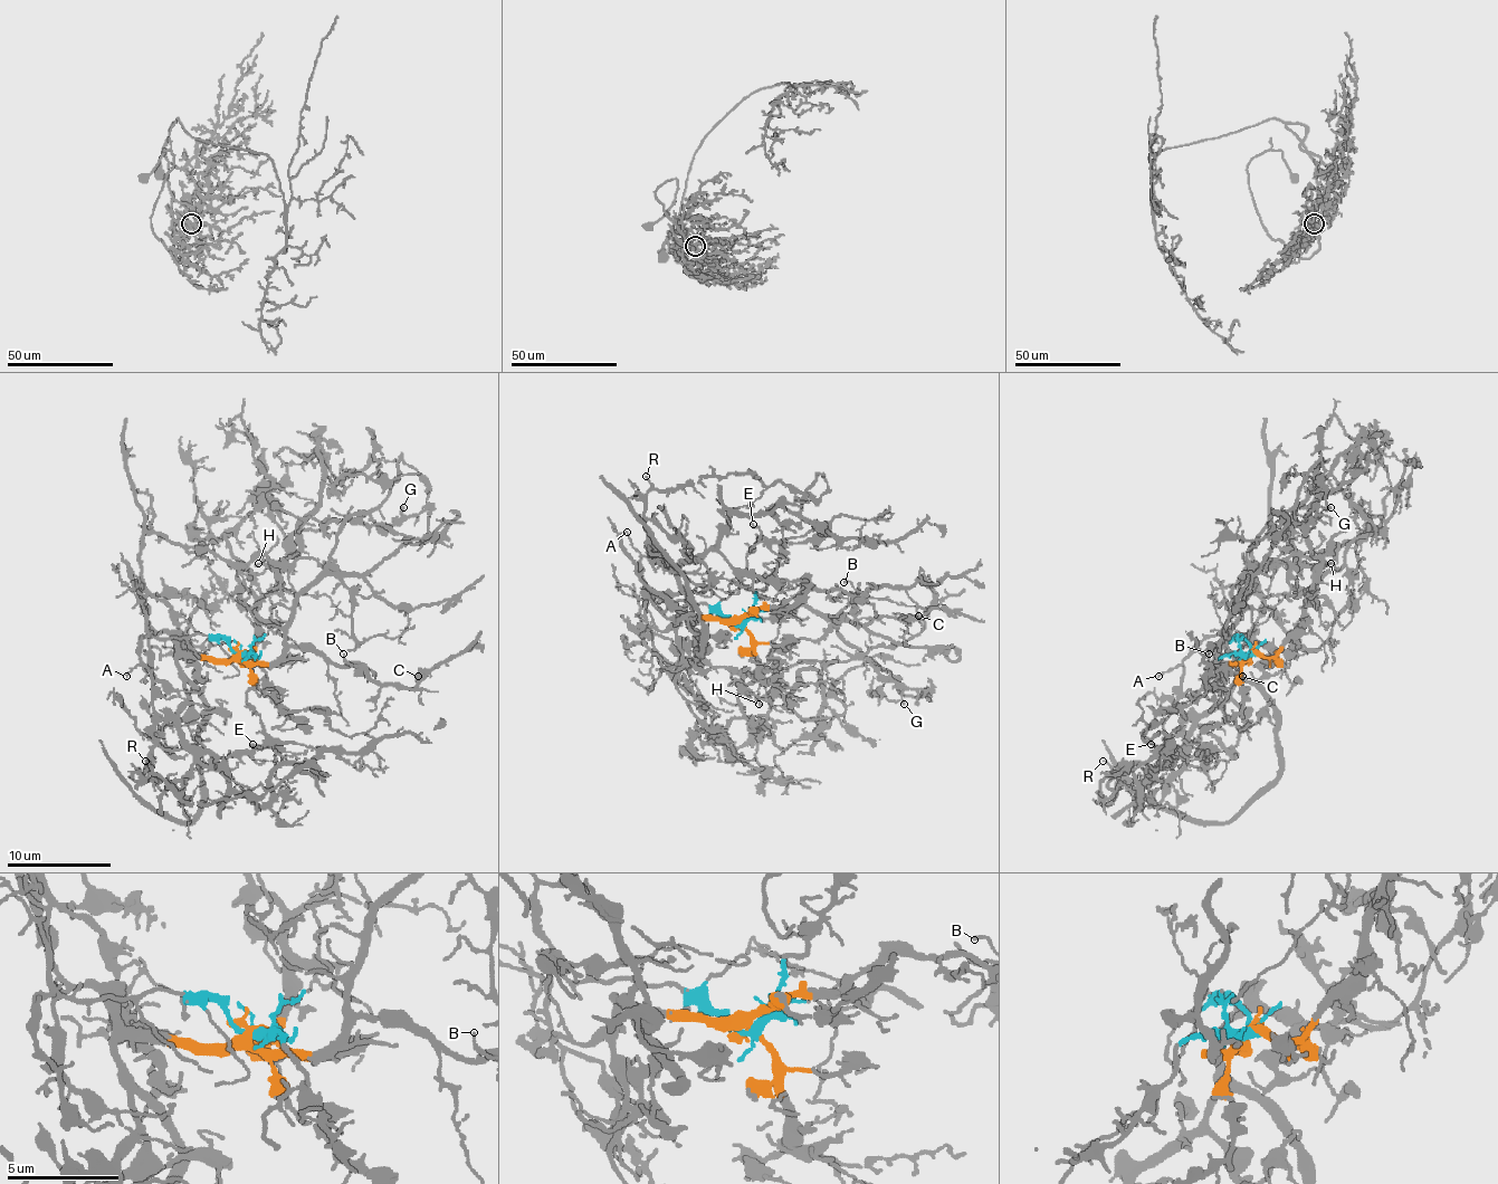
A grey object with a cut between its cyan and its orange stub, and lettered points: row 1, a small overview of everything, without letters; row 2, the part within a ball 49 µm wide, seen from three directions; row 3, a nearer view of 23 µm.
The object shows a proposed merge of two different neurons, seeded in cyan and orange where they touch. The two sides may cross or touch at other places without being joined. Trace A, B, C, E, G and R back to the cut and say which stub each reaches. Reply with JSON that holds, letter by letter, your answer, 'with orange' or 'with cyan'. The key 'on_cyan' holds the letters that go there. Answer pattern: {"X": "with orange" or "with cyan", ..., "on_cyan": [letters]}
{"A": "with cyan", "B": "with orange", "C": "with orange", "E": "with cyan", "G": "with orange", "R": "with cyan", "on_cyan": ["A", "E", "R"]}

